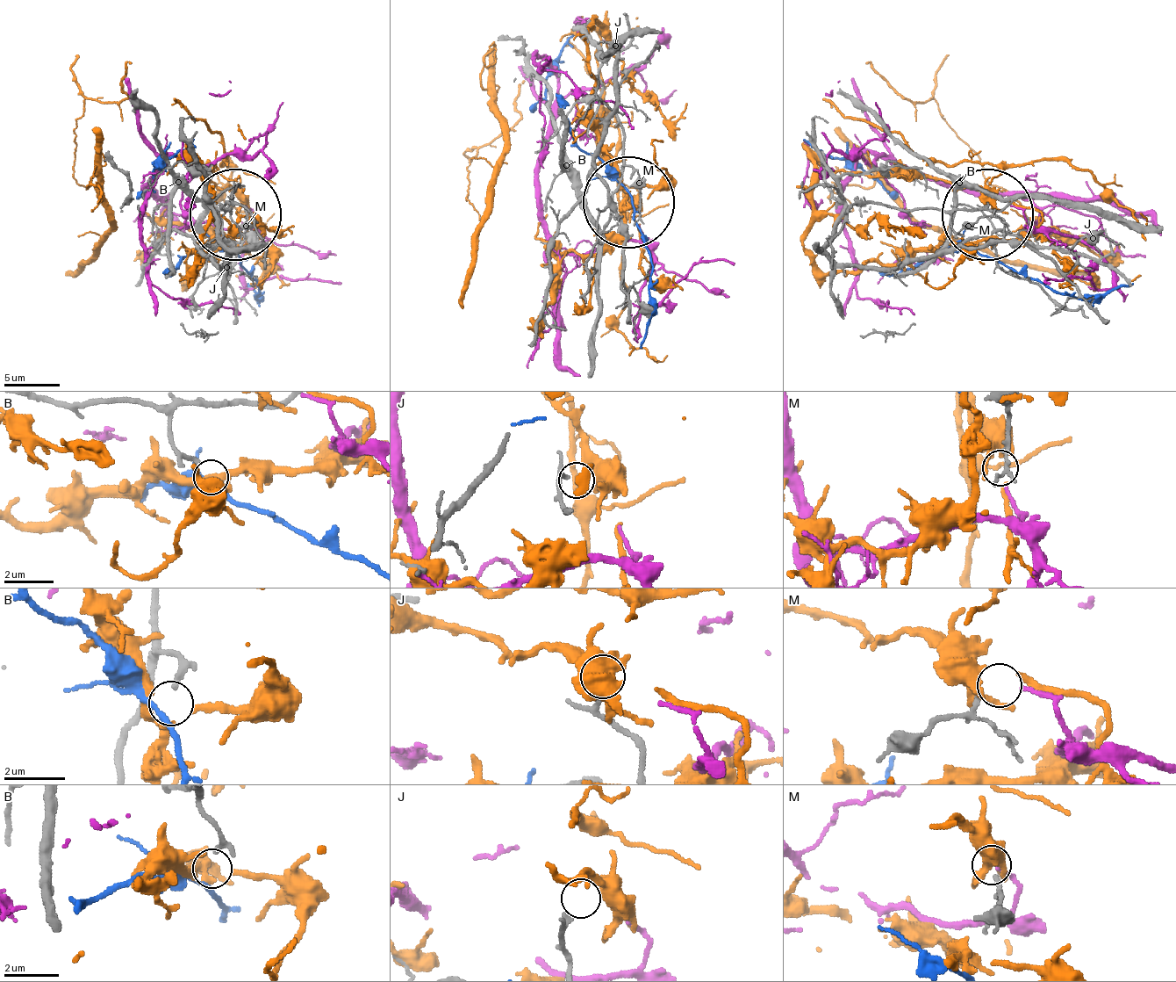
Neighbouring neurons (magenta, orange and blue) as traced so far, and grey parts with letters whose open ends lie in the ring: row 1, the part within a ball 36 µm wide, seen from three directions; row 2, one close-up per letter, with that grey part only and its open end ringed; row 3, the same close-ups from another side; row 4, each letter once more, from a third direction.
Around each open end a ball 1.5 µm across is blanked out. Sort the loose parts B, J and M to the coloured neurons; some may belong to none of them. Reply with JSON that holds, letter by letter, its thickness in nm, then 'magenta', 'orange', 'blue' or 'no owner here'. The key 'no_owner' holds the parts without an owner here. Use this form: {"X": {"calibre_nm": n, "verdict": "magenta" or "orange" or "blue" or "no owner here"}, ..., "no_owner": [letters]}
{"B": {"calibre_nm": 130, "verdict": "no owner here"}, "J": {"calibre_nm": 140, "verdict": "no owner here"}, "M": {"calibre_nm": 120, "verdict": "magenta"}, "no_owner": ["B", "J"]}

